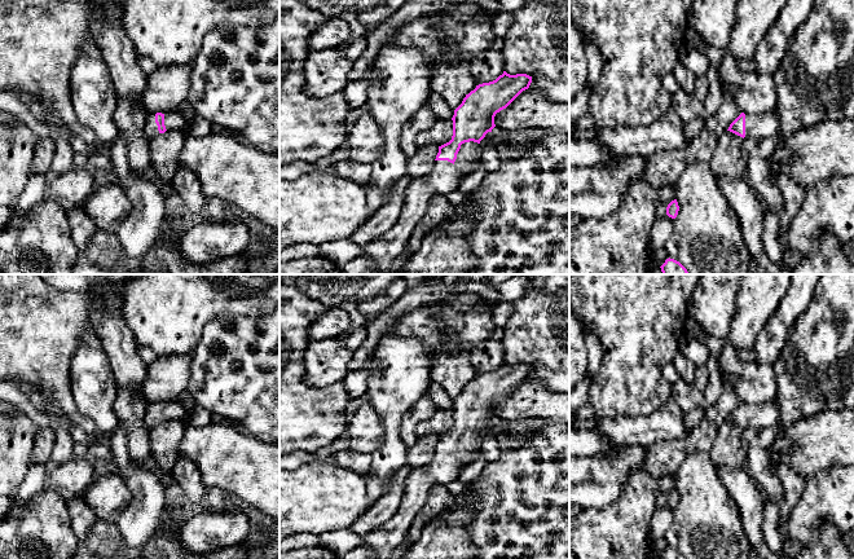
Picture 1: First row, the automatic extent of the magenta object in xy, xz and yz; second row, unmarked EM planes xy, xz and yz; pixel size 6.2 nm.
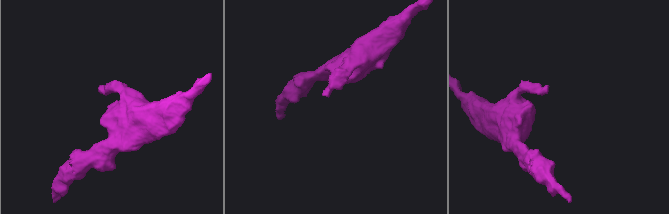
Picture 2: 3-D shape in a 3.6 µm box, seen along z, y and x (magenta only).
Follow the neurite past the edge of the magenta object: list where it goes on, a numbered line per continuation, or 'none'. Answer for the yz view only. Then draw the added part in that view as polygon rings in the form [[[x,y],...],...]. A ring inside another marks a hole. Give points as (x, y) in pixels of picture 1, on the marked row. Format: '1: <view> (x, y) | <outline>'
1: yz (766, 124) | [[[772,113],[760,115],[745,114],[745,137],[763,140],[778,135],[780,122]]]

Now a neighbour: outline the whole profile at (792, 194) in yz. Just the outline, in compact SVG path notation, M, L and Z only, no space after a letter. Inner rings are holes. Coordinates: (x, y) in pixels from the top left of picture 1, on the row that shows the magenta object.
M787 173L778 177L778 185L783 197L783 212L779 223L779 232L785 233L793 215L802 204L804 188L797 185Z

